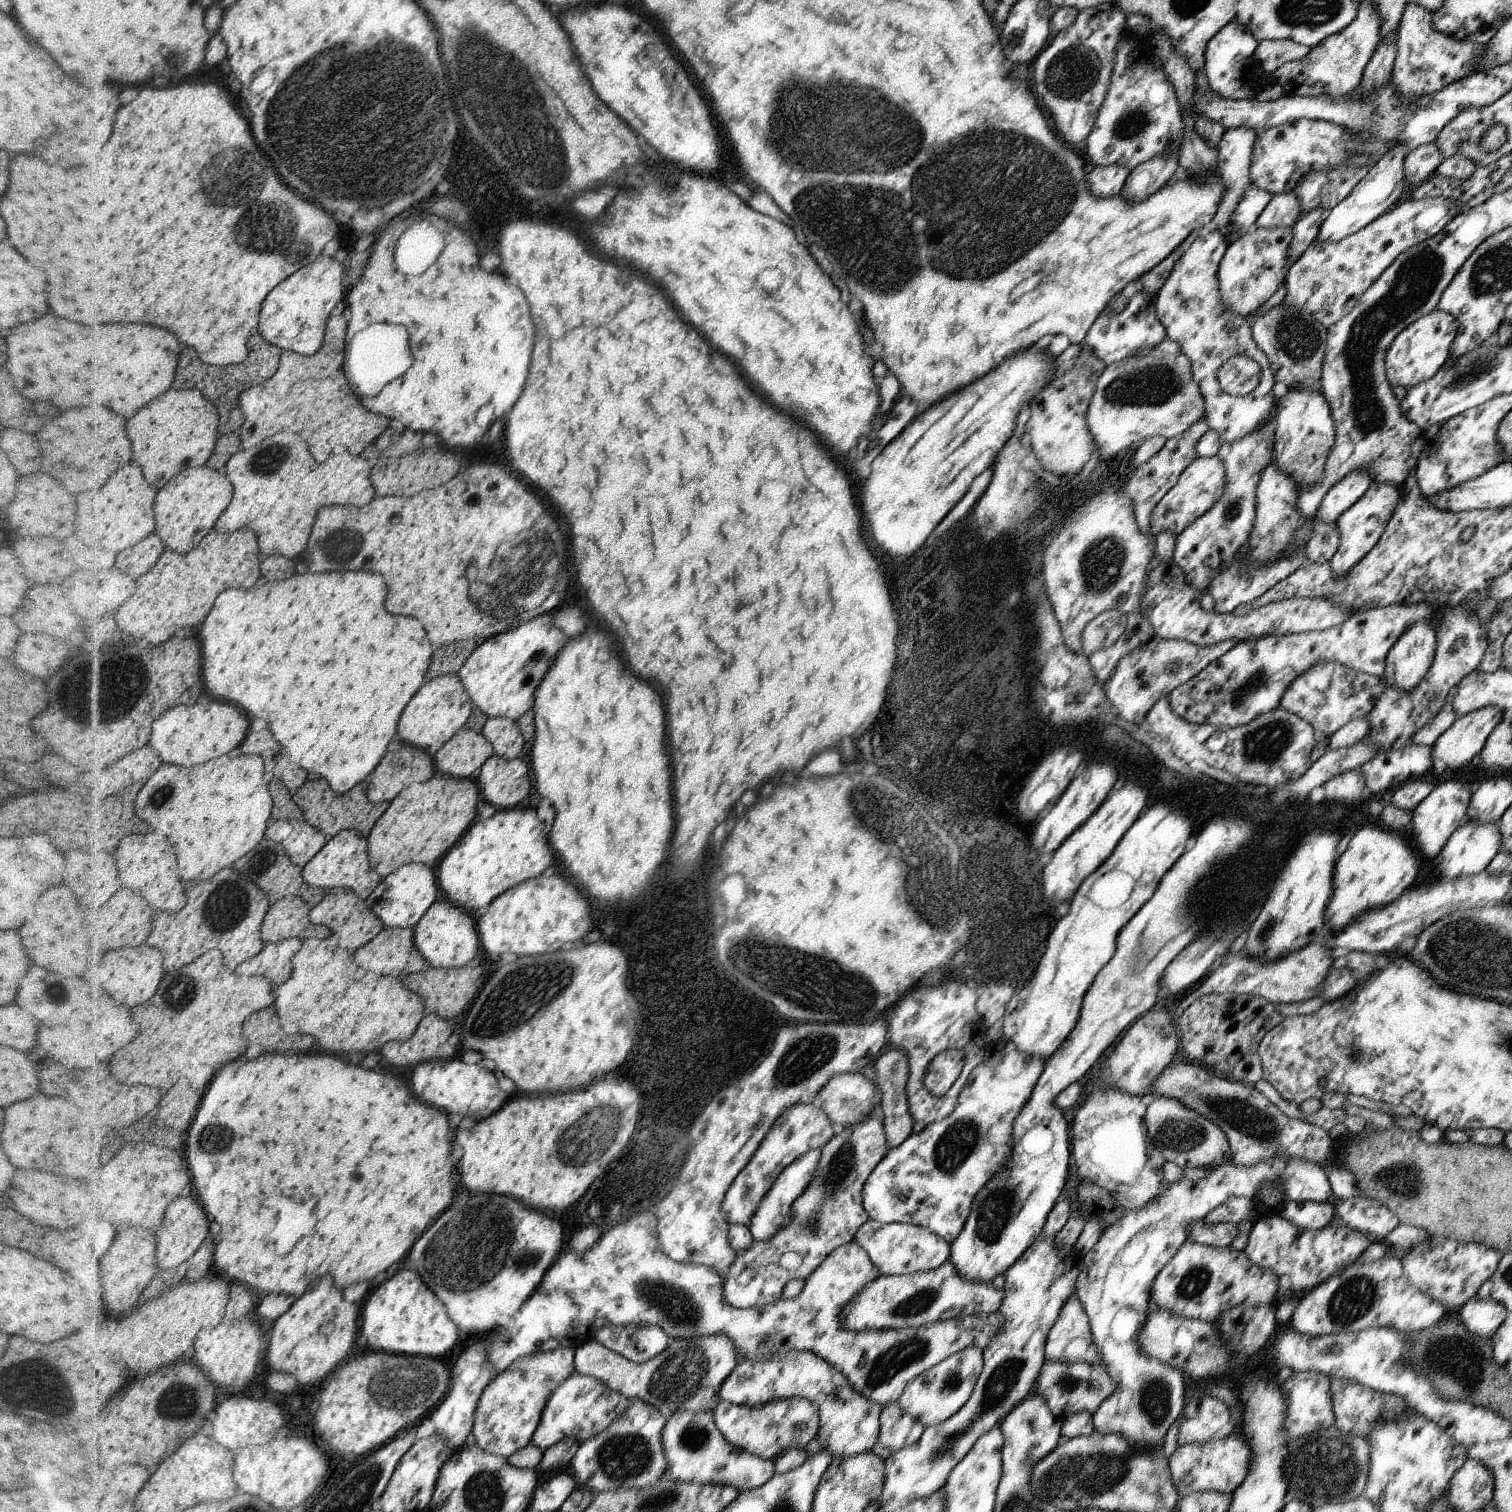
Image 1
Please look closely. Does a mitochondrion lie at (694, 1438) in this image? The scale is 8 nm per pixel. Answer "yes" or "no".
yes

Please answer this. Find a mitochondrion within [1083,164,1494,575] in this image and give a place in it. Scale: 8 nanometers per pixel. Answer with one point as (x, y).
(1418, 276)

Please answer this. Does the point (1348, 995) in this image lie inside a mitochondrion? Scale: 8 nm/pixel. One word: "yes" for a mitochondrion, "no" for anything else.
no

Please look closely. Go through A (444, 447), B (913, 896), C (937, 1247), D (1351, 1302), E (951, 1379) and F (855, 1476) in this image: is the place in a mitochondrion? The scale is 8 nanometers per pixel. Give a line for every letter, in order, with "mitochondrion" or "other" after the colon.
A: other
B: mitochondrion
C: other
D: mitochondrion
E: mitochondrion
F: other

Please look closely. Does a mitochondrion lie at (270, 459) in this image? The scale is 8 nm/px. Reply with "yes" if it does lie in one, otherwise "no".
yes

